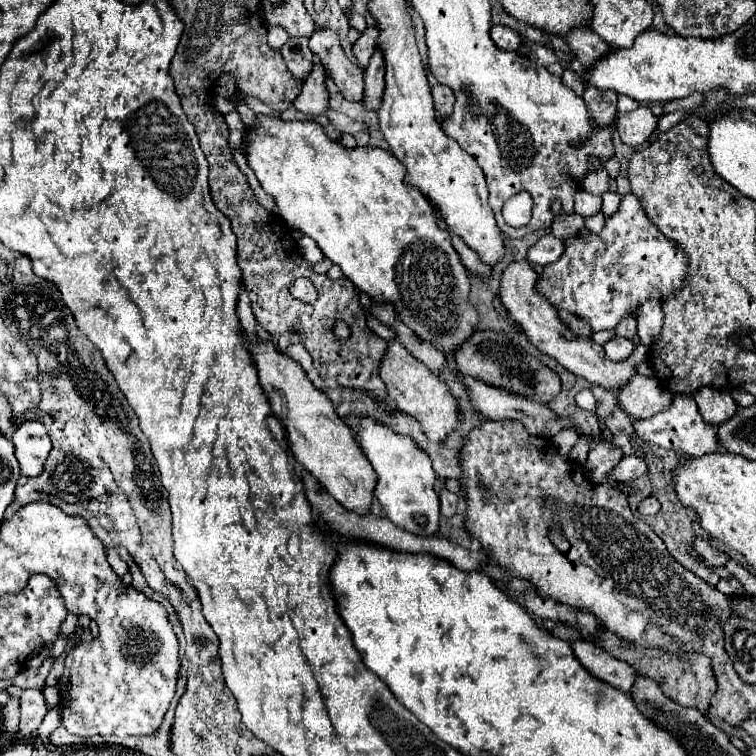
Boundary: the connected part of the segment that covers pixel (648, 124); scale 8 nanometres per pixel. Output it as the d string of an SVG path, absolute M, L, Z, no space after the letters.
M639 107L631 113L619 113L615 127L621 135L621 141L627 145L643 145L653 129L657 127L657 117L649 111L649 107Z

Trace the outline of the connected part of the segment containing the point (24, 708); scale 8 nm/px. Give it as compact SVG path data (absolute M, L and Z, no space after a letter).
M11 685L11 697L19 699L19 709L21 709L19 731L25 737L29 737L47 715L44 695L41 691L31 691L31 689L21 689L21 687Z

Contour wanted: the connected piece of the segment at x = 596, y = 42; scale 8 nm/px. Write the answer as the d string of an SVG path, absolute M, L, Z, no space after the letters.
M587 25L579 29L571 29L571 33L563 35L563 41L575 51L577 59L583 65L593 65L599 57L603 57L609 51L609 45Z

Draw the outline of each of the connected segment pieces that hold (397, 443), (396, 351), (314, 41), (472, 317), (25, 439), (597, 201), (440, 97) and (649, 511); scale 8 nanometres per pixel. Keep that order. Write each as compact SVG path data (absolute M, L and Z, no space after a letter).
M363 417L359 421L359 443L371 467L377 473L375 497L387 517L405 531L417 535L433 535L439 529L439 497L435 493L435 473L429 455L409 435L395 433L389 425Z
M397 339L387 341L387 353L381 361L381 379L387 387L389 399L395 401L397 409L415 415L431 441L445 439L457 425L457 401L447 391L445 383L435 373L431 373L421 361L417 361Z
M323 27L313 31L309 39L309 49L321 57L321 65L327 69L329 77L345 95L345 99L363 99L363 71L349 61L341 47L339 33L335 29Z
M255 115L255 125L247 127L245 125L245 137L243 137L243 147L245 147L245 157L247 157L247 165L255 171L261 187L265 193L273 195L277 207L279 207L279 215L291 225L301 229L305 235L309 235L311 239L317 241L317 245L321 247L321 251L325 253L327 259L331 259L335 265L341 267L343 275L349 277L353 281L353 285L361 291L365 291L367 295L375 297L377 301L391 301L395 303L395 311L399 313L399 317L403 319L403 323L407 327L411 327L421 339L425 339L427 343L435 345L437 349L441 349L443 353L453 353L463 341L467 341L473 333L473 327L477 325L477 311L473 305L469 305L467 295L469 295L469 279L467 279L467 271L461 265L461 259L457 255L457 251L451 245L451 237L447 231L441 231L435 223L433 217L433 207L427 203L429 199L425 199L413 185L405 183L405 175L407 169L403 169L403 163L397 161L397 157L385 149L379 147L353 147L347 149L337 141L331 141L323 129L323 125L315 123L315 121L283 121L281 117L269 117L269 115Z
M37 419L21 421L11 435L15 445L15 455L21 465L21 473L27 477L37 477L43 471L43 463L51 451L51 439L47 429Z
M583 189L575 191L575 211L583 217L589 217L601 209L601 197L595 197Z
M437 85L437 87L433 87L431 95L433 95L433 101L435 101L437 113L439 113L443 119L447 119L447 117L453 113L453 103L455 103L453 91L451 91L447 85Z
M645 497L641 503L639 503L639 513L641 515L653 515L659 511L659 501L655 501L653 497Z

